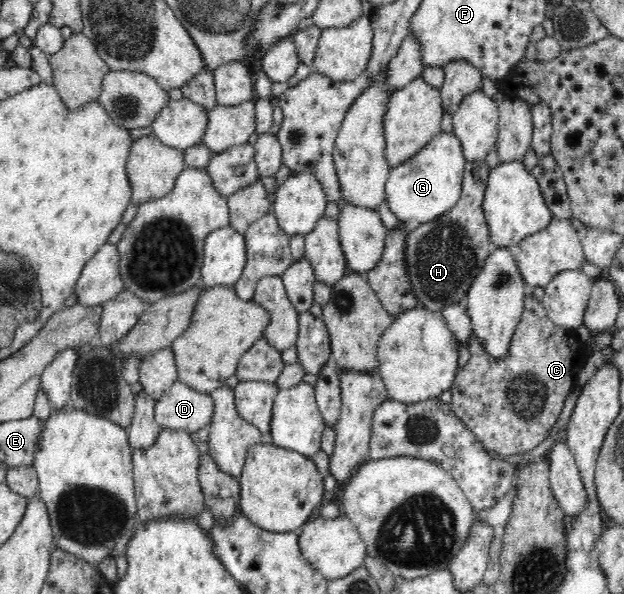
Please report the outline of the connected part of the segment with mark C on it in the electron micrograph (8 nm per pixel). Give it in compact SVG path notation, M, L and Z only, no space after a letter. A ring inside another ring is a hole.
M529 290L524 297L524 313L519 319L511 339L508 355L502 359L490 357L474 332L468 339L470 358L468 363L458 369L452 384L452 411L477 435L485 448L508 460L521 453L534 449L546 439L560 417L566 396L577 383L578 373L584 367L588 355L586 344L580 342L575 329L556 325L549 317L544 304L532 296Z

